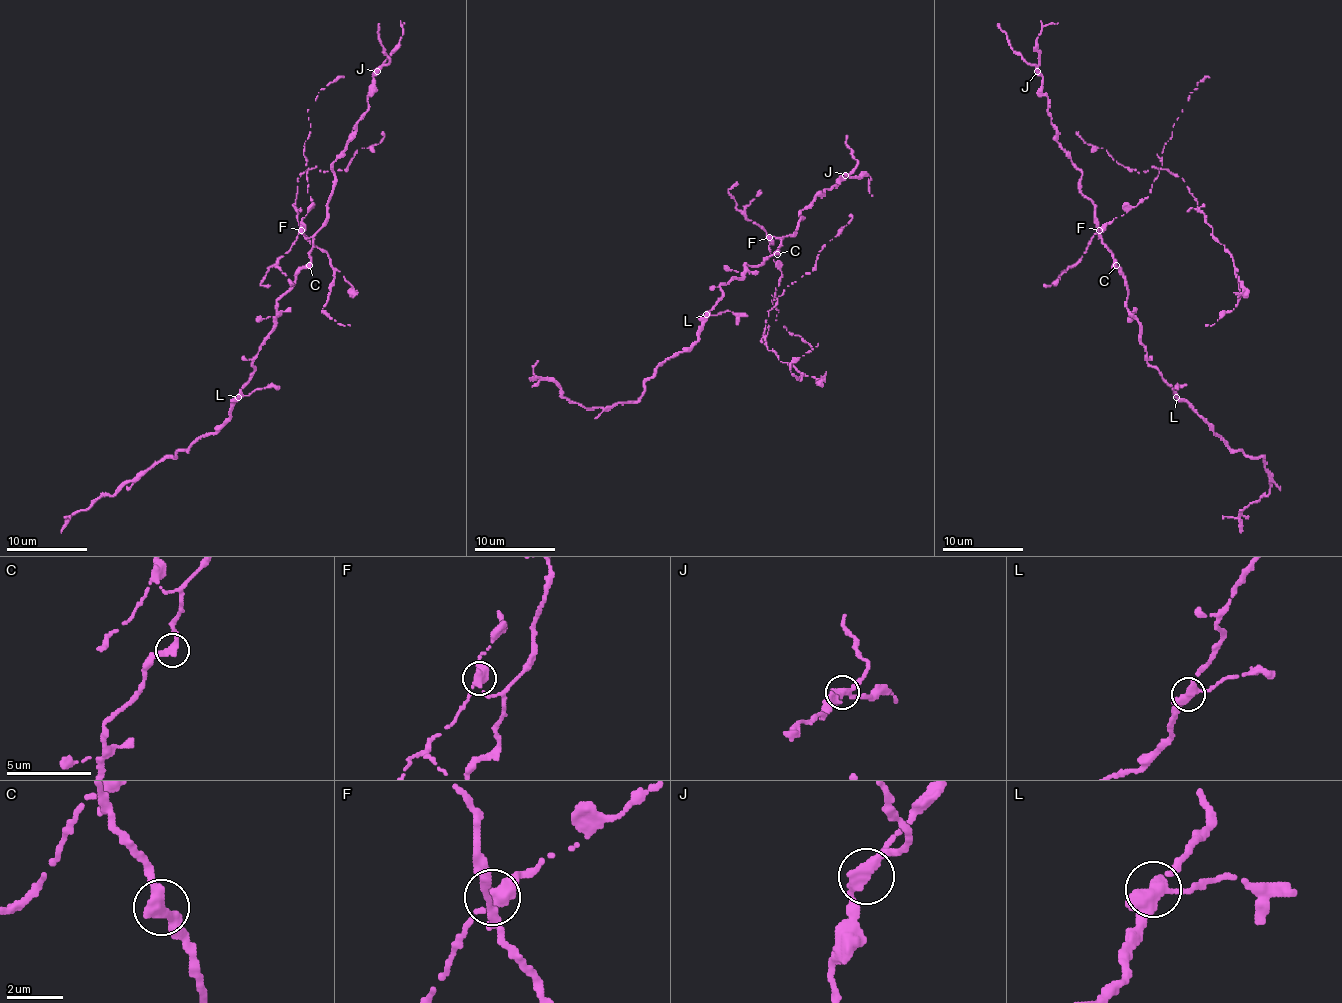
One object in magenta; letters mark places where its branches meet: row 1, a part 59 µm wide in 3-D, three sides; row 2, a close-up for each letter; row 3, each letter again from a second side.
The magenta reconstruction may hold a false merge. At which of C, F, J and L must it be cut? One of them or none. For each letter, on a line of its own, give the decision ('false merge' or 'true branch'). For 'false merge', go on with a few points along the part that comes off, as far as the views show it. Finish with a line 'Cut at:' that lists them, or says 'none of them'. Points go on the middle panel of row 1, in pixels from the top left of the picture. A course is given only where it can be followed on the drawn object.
C: true branch
F: false merge; foreign part runs (769, 238), (781, 274), (777, 304), (765, 322), (767, 349), (799, 377), (793, 363), (817, 343)
J: true branch
L: true branch
Cut at: F

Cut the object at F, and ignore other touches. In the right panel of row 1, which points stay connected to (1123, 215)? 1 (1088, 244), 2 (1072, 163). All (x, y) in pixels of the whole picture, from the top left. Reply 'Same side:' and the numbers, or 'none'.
Same side: 1

